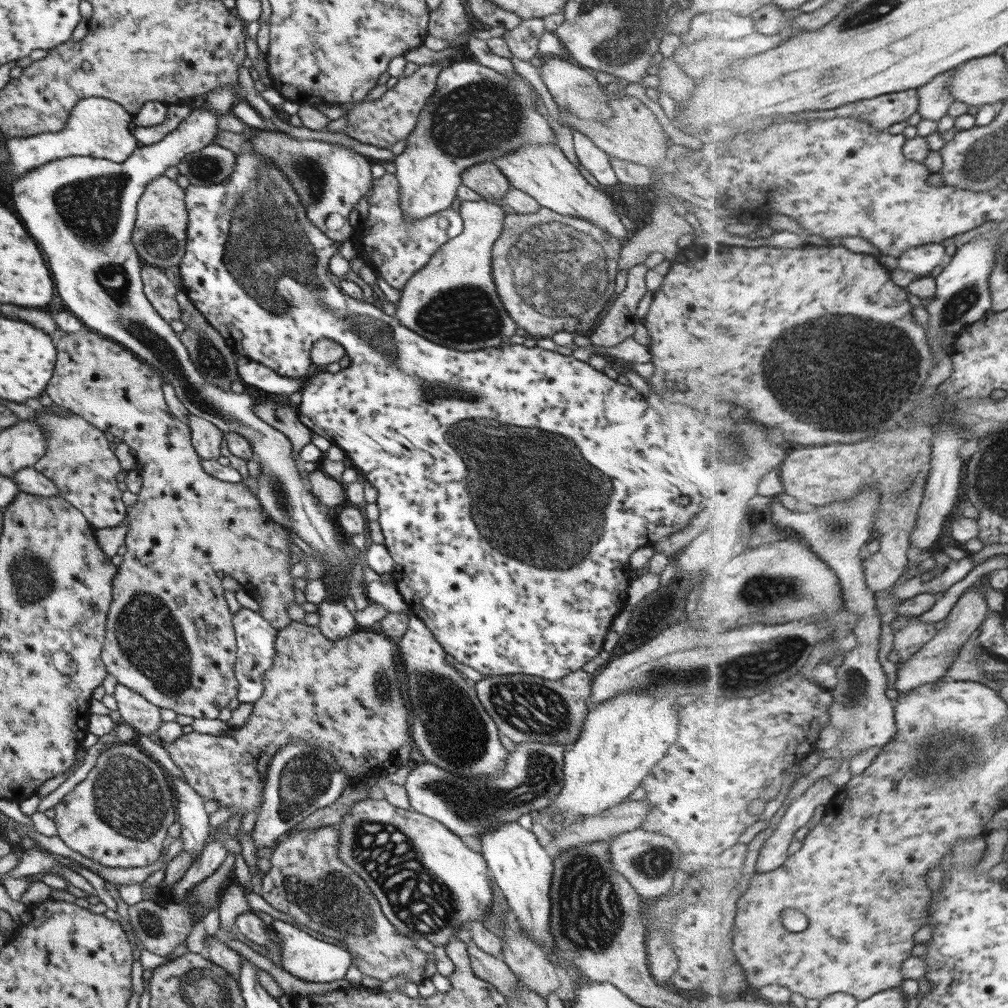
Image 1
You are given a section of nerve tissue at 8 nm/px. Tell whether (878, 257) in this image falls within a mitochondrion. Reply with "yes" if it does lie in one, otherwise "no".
no

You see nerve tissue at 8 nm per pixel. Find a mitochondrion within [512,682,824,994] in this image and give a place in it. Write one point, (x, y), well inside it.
(590, 916)

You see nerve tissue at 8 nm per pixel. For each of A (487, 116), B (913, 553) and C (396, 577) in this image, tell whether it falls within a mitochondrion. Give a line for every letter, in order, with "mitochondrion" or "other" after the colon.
A: mitochondrion
B: other
C: other

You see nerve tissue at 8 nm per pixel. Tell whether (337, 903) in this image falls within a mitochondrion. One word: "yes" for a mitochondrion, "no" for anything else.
yes

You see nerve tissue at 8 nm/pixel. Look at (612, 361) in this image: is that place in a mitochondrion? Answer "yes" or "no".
no

